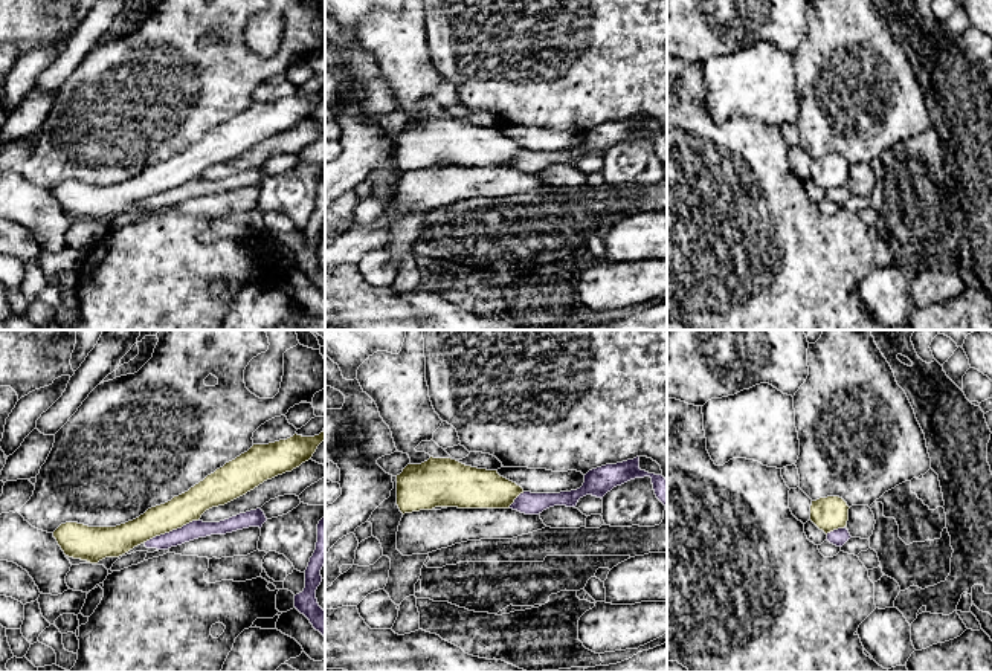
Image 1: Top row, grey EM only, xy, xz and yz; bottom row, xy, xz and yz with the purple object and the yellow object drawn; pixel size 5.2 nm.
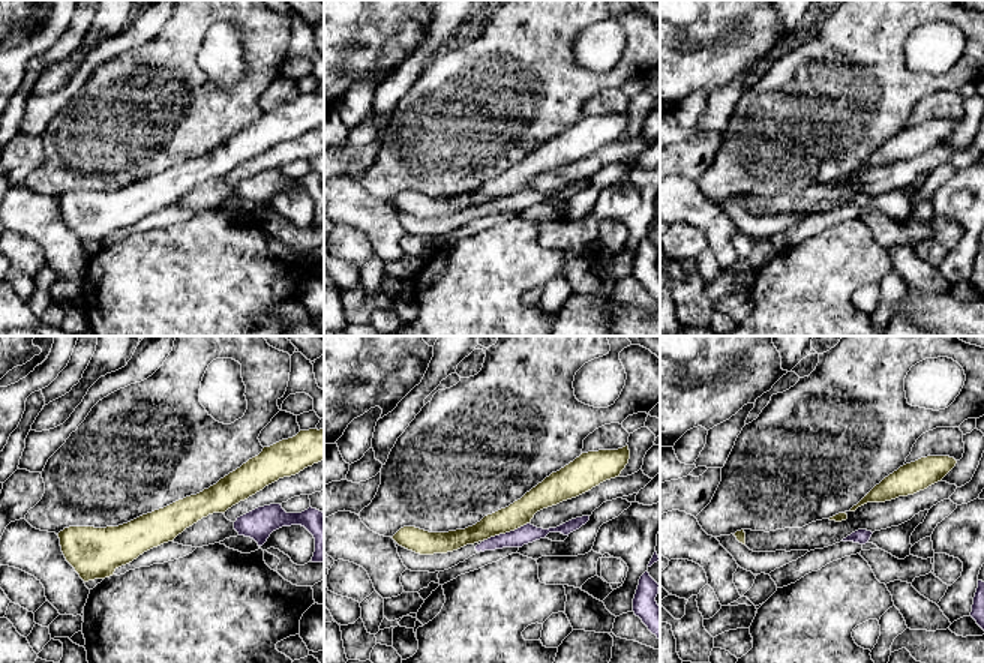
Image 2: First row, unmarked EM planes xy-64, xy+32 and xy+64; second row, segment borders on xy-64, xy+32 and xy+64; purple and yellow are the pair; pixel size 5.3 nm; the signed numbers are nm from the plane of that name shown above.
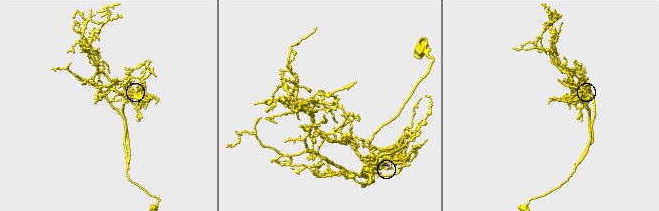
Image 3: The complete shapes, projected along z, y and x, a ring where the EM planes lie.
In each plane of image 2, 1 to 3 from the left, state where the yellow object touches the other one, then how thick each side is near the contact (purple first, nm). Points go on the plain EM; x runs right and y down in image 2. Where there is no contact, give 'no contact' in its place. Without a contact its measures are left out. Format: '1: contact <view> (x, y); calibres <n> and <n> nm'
1: no contact
2: contact xy+32 (506, 197); calibres 100 and 140 nm
3: no contact

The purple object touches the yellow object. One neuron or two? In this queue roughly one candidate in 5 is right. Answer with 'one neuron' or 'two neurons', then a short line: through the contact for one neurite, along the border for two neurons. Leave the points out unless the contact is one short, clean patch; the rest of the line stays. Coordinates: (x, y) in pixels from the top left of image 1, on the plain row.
two neurons; line xy (199, 176), (156, 193), (145, 200)

